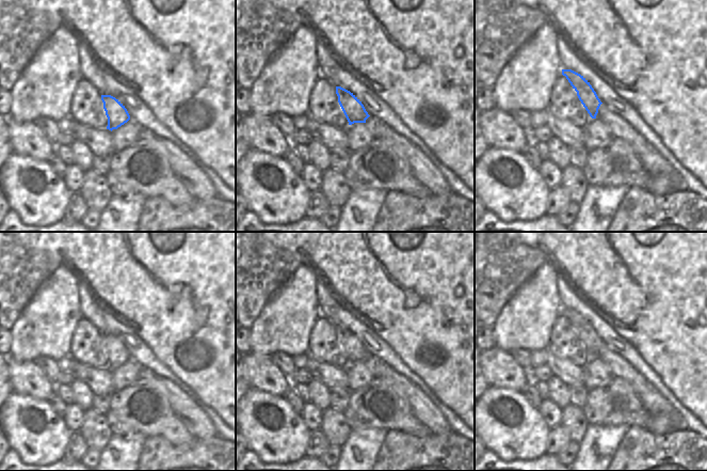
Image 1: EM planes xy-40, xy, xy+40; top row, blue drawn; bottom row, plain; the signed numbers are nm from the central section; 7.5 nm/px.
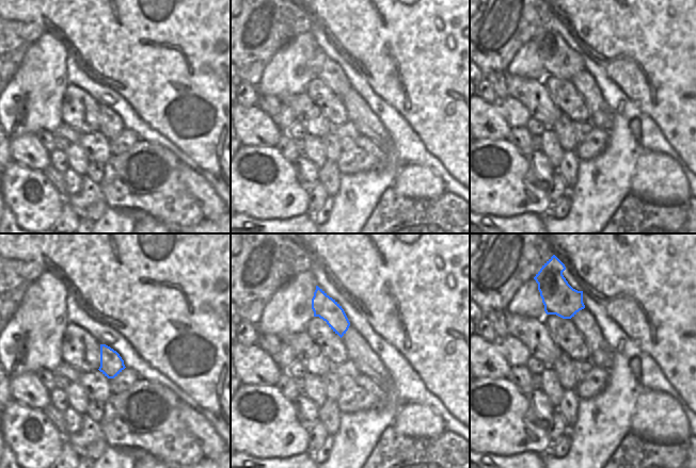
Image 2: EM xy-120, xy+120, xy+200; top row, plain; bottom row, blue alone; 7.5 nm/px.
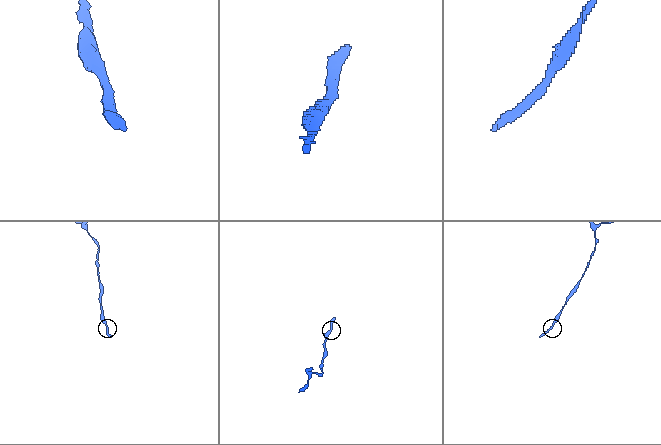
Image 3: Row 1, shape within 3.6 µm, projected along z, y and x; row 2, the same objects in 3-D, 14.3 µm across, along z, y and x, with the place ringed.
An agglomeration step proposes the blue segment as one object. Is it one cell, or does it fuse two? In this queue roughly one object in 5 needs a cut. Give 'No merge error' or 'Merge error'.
No merge error.

